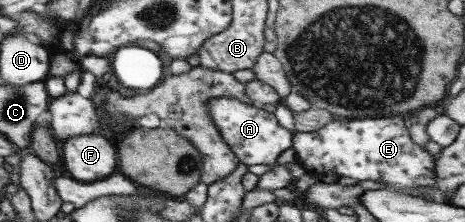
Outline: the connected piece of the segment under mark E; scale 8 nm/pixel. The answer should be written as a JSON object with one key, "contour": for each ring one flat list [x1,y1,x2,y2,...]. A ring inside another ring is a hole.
{"contour":[[399,116,359,120,332,120,316,131,293,132,295,161,306,173,318,176,330,173,360,181,384,182,410,192,428,188,435,181,436,157,412,143]]}

